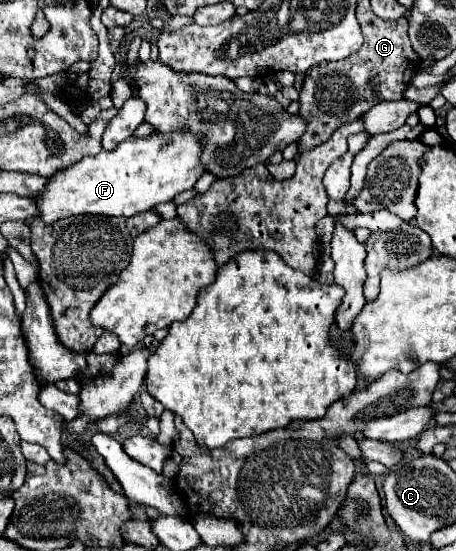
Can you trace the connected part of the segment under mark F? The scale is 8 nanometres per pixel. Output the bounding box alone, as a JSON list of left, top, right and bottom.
[34,132,202,224]

